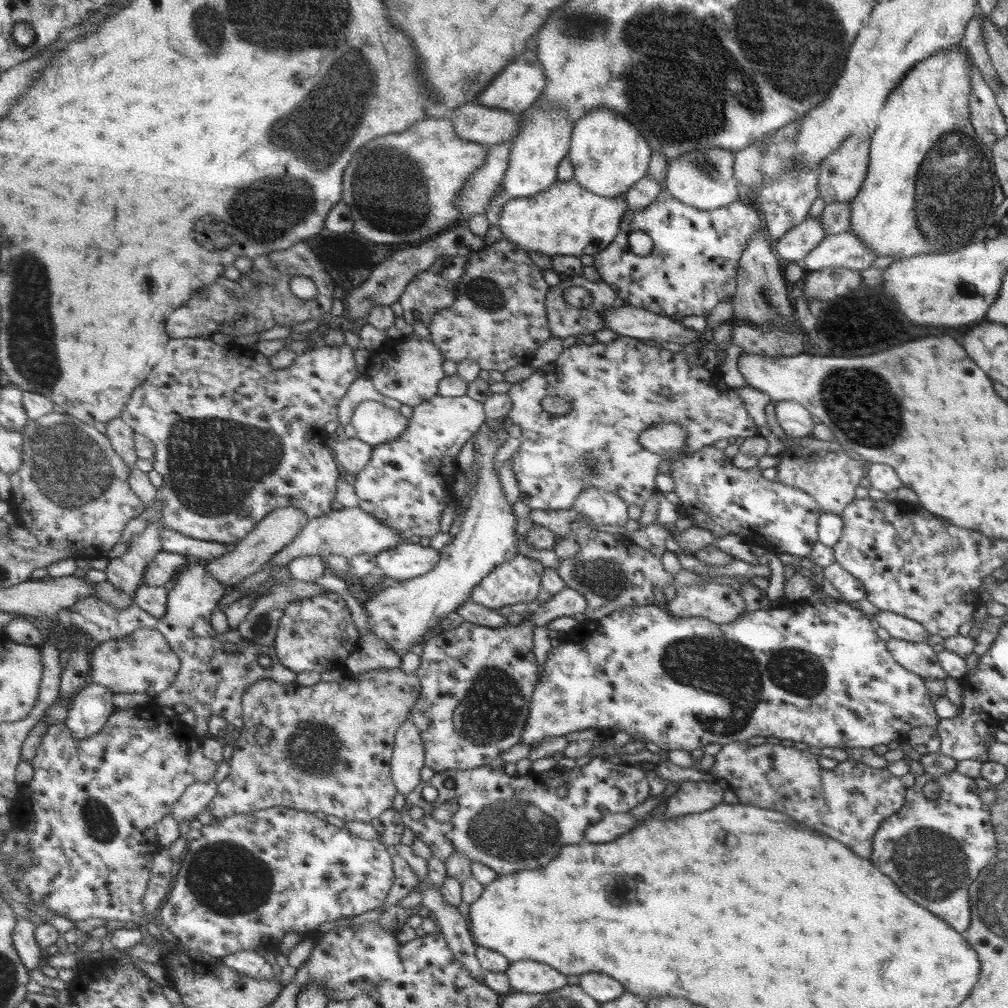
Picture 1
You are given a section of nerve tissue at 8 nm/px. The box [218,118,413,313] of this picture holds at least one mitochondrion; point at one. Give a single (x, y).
(363, 297)

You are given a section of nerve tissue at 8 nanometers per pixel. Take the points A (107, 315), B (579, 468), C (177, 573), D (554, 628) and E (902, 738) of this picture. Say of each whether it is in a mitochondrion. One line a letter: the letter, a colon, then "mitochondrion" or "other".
A: other
B: mitochondrion
C: other
D: other
E: other

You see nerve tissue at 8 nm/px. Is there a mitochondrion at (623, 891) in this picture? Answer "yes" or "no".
yes

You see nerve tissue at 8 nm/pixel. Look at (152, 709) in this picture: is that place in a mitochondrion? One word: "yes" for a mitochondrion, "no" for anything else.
no

